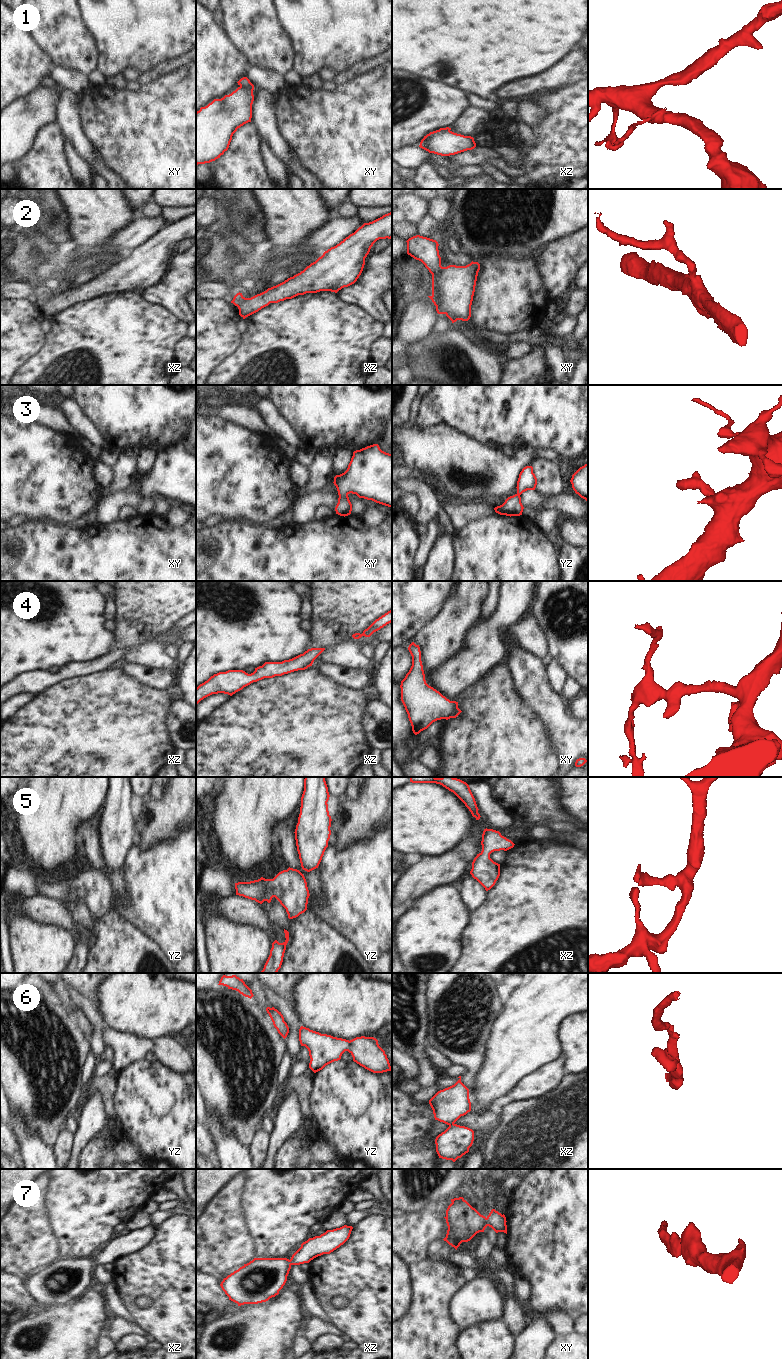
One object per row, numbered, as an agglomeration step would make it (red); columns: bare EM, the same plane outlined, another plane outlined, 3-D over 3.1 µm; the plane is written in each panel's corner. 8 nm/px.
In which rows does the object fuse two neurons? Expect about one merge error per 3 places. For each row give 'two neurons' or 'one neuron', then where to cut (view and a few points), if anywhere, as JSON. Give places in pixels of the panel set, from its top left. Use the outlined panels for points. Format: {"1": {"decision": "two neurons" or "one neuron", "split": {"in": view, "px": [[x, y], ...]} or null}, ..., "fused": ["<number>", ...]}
{"1": {"decision": "two neurons", "split": {"in": "xy", "px": [[240, 85], [253, 87]]}}, "2": {"decision": "two neurons", "split": {"in": "xy", "px": [[441, 266], [432, 274]]}}, "3": {"decision": "one neuron", "split": null}, "4": {"decision": "one neuron", "split": null}, "5": {"decision": "one neuron", "split": null}, "6": {"decision": "one neuron", "split": null}, "7": {"decision": "one neuron", "split": null}, "fused": ["1", "2"]}

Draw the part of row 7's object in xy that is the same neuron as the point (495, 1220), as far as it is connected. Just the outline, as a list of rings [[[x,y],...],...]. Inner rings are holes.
[[[463,1197],[451,1199],[451,1204],[446,1210],[446,1223],[448,1226],[446,1237],[443,1239],[456,1250],[462,1242],[470,1241],[477,1233],[484,1232],[487,1226],[491,1227],[496,1233],[504,1232],[507,1234],[505,1215],[492,1209],[487,1217],[481,1215]]]

